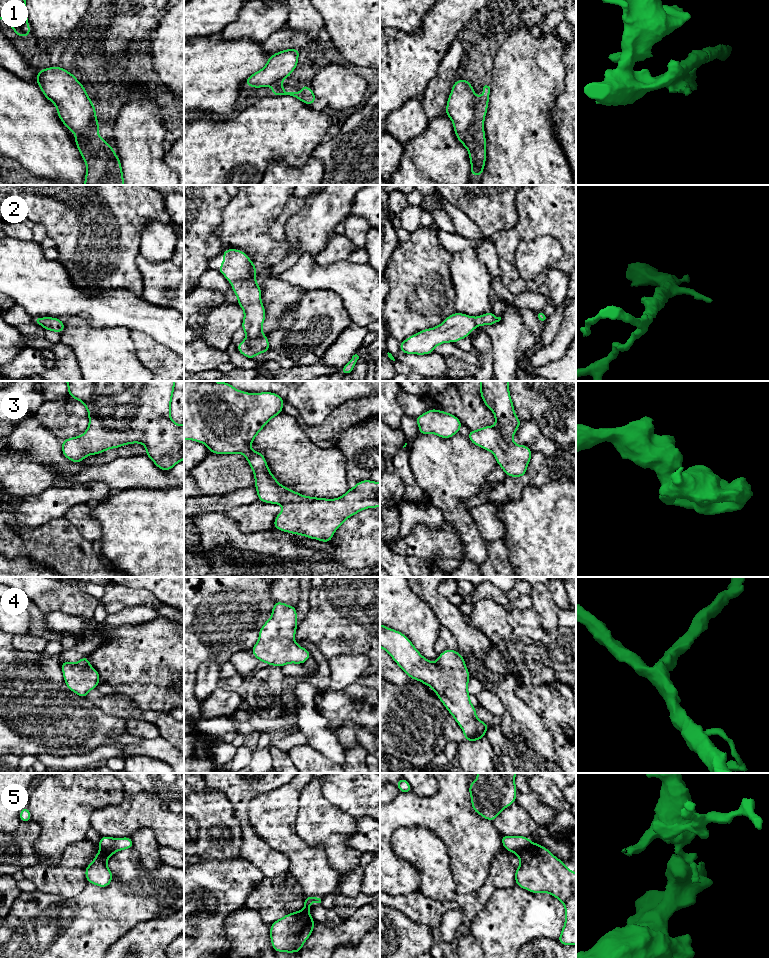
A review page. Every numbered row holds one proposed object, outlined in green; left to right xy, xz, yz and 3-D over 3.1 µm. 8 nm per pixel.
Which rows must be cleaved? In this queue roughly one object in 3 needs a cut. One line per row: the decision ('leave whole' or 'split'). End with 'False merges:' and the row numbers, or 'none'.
1: leave whole
2: leave whole
3: leave whole
4: leave whole
5: split
False merges: 5

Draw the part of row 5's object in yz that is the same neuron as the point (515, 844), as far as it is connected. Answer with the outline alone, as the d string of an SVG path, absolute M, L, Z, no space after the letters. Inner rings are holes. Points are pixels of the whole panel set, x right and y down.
M501 835L501 839L503 847L516 855L532 844L531 840L524 836Z

